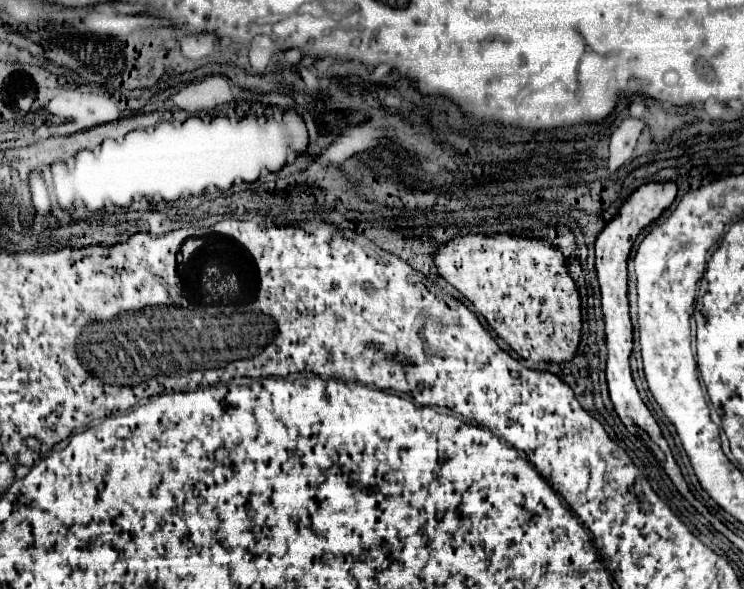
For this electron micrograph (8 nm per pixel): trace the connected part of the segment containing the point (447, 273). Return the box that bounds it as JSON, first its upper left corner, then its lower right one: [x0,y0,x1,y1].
[433,235,581,363]

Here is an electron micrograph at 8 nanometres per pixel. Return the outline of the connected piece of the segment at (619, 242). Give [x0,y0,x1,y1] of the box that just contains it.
[595,181,707,515]

